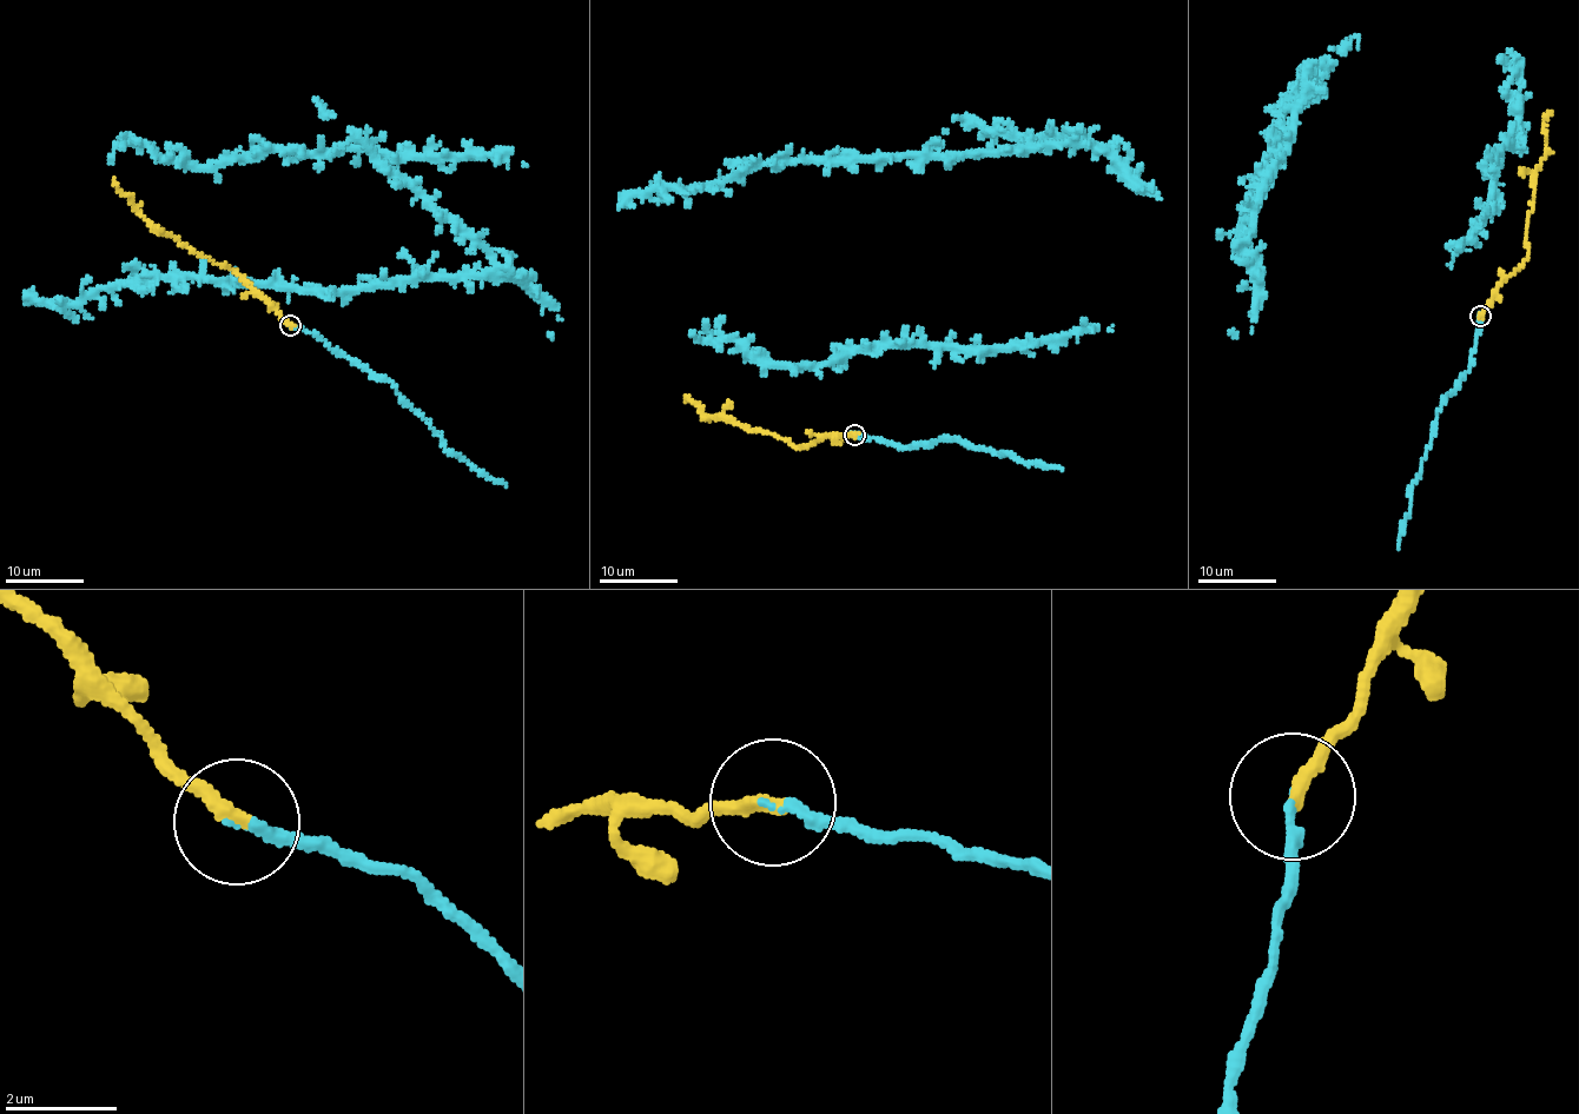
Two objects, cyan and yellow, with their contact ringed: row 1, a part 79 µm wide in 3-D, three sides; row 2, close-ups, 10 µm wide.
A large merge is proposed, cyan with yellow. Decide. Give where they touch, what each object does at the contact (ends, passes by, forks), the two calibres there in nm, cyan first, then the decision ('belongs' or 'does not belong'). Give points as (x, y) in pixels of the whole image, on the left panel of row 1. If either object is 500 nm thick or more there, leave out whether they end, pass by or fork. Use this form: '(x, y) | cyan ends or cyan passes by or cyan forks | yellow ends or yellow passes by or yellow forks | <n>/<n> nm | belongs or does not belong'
(290, 325) | cyan ends | yellow ends | 160/280 nm | belongs

